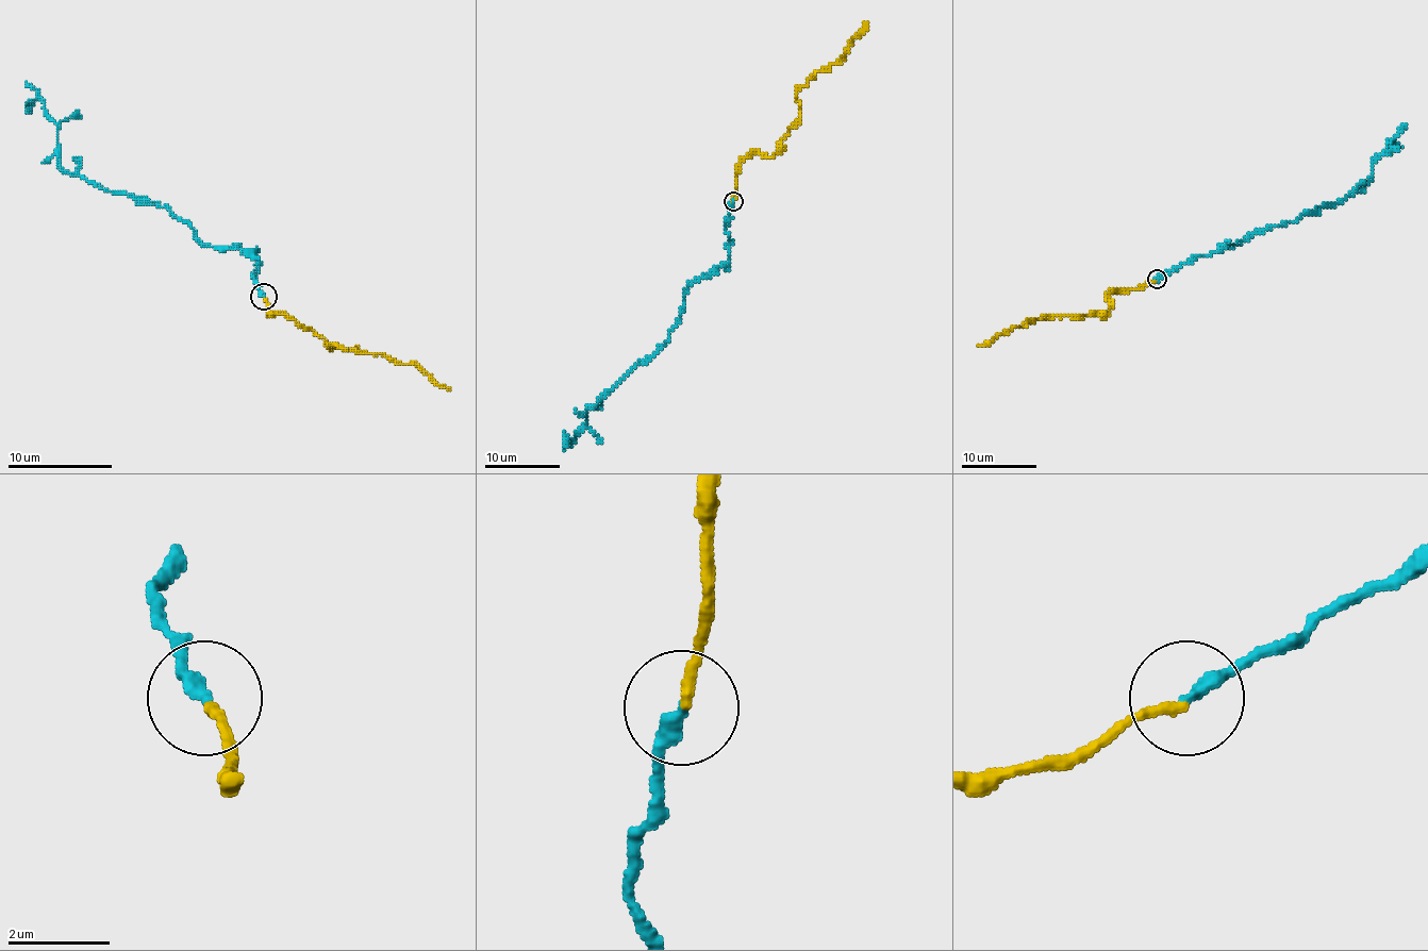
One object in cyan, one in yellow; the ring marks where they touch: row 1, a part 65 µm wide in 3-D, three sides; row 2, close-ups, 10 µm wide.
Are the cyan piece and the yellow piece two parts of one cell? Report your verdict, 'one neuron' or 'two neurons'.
one neuron

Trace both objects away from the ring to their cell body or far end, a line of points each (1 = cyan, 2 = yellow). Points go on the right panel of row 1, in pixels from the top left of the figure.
1: (1157, 279), (1196, 256), (1358, 193), (1371, 173), (1371, 163), (1388, 149), (1405, 126)
2: (1157, 281), (1109, 296), (1112, 303), (1107, 315), (1046, 316), (999, 333), (979, 346)

